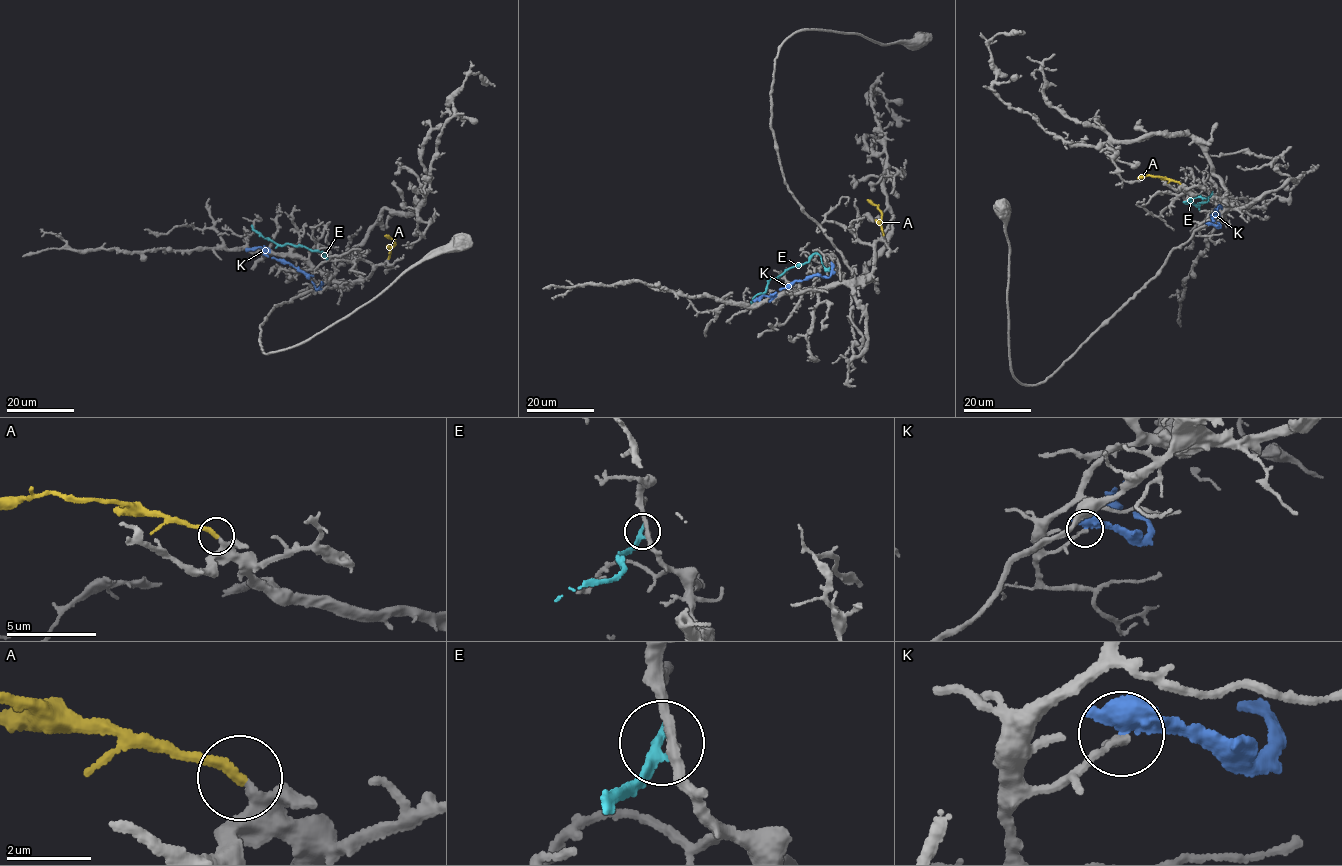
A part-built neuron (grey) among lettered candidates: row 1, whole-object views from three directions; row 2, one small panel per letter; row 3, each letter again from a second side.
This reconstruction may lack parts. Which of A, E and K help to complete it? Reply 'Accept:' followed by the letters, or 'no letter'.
Accept: A

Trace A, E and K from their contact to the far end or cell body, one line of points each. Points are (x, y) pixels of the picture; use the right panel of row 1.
A: (1179, 183), (1152, 176), (1137, 178)
E: (1211, 193), (1198, 205), (1191, 200), (1184, 202), (1191, 198), (1206, 198)
K: (1208, 225), (1219, 225), (1211, 217), (1217, 213), (1215, 209), (1218, 216)

